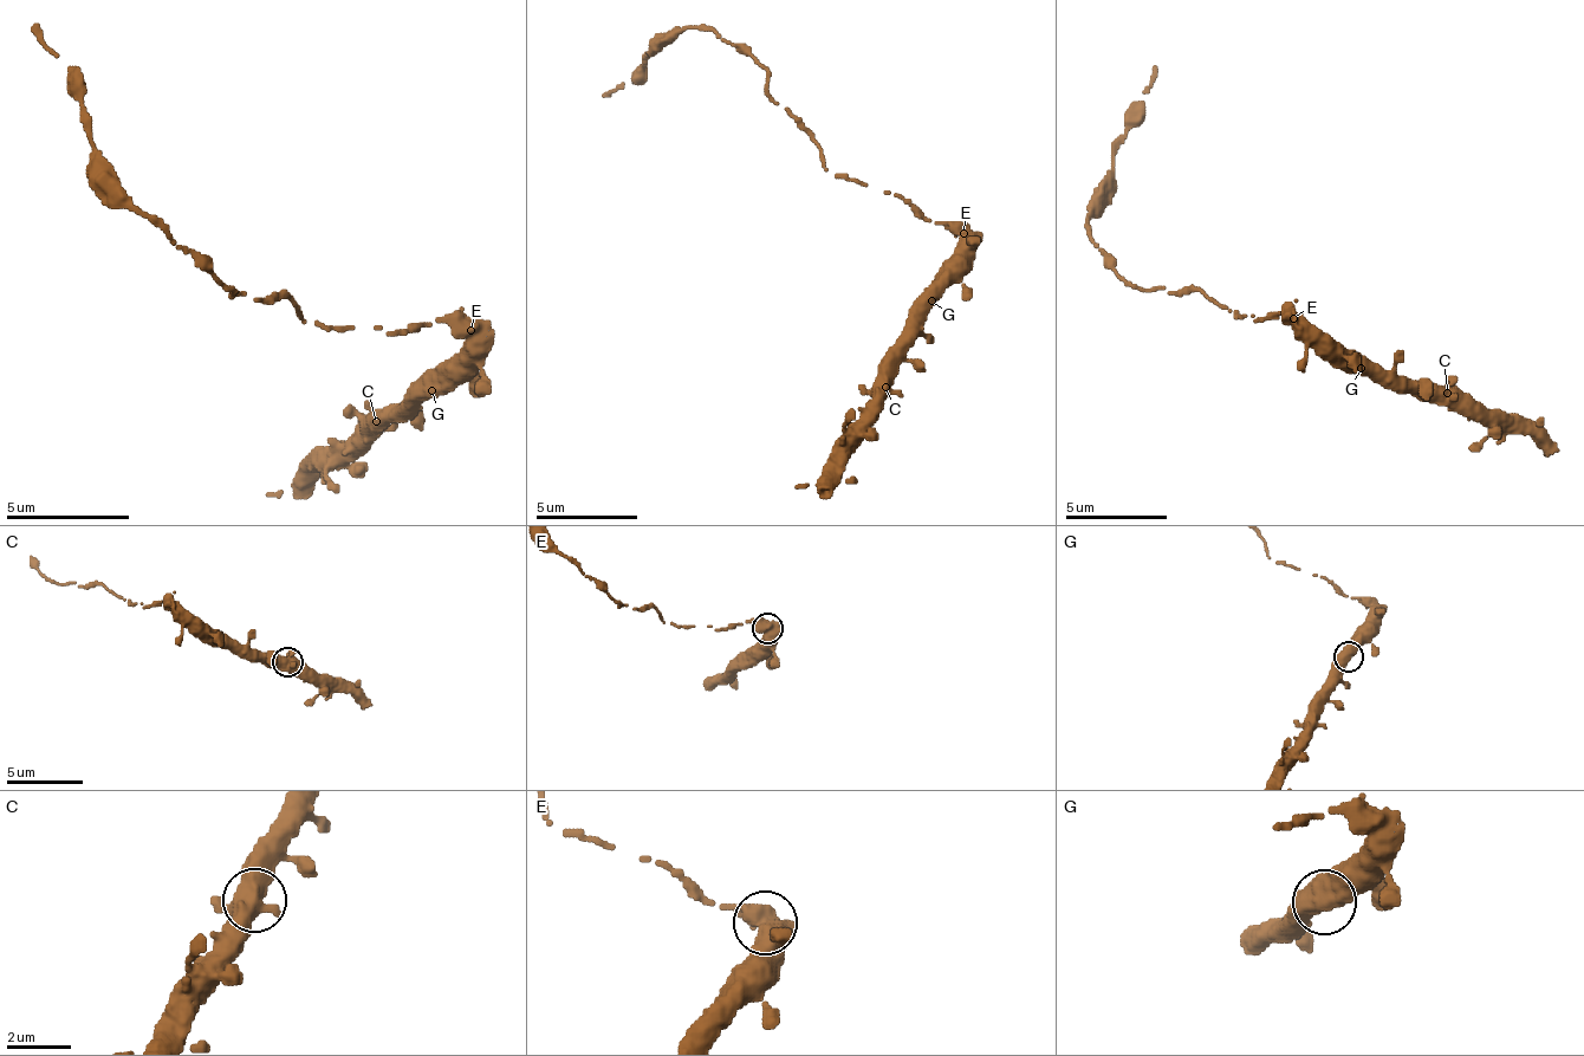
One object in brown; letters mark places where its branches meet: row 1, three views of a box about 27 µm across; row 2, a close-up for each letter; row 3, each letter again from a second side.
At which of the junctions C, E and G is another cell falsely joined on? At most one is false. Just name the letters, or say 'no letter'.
E

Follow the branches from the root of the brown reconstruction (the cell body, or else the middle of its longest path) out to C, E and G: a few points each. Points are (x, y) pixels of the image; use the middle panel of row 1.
C: (855, 183), (901, 194), (926, 219), (947, 224), (962, 239), (947, 280), (885, 387)
E: (855, 183), (865, 183), (885, 194), (901, 194), (926, 219), (936, 224), (952, 224), (962, 234)
G: (855, 183), (865, 183), (885, 194), (901, 194), (926, 219), (947, 224), (962, 239), (962, 270), (932, 300)

